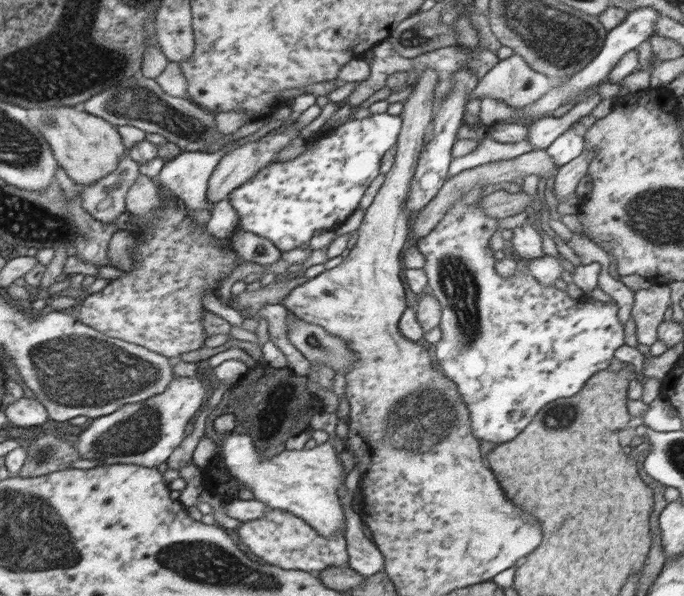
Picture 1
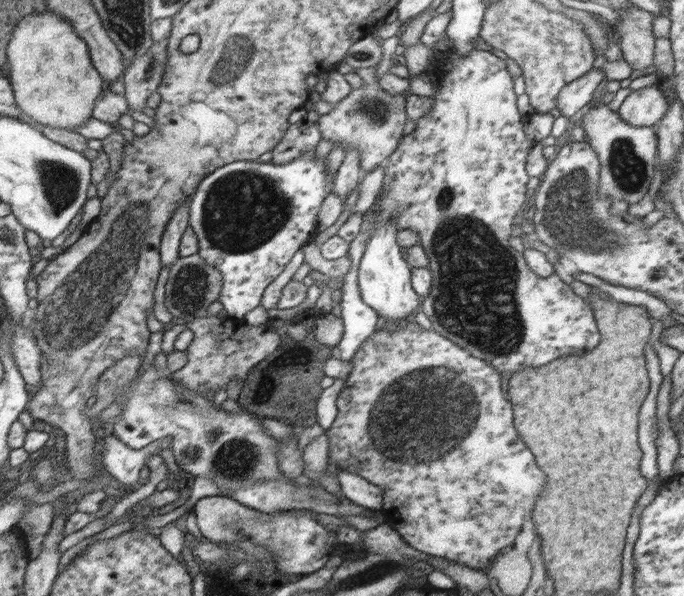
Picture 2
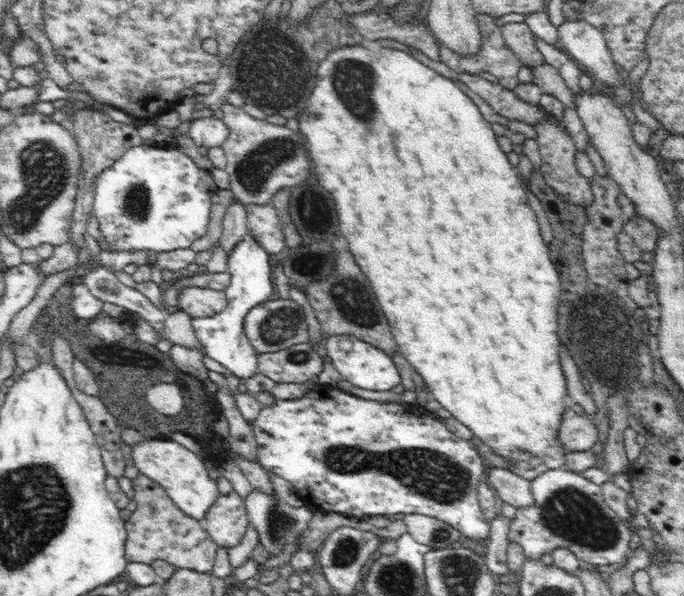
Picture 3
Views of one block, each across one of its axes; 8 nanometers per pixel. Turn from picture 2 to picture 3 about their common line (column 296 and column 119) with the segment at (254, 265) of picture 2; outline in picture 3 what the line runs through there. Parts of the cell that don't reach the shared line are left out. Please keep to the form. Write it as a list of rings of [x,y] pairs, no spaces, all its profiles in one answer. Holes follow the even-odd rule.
[[[138,145],[128,148],[124,154],[116,160],[116,162],[107,169],[104,169],[94,182],[94,202],[93,214],[99,222],[99,228],[104,237],[104,240],[111,246],[110,251],[118,252],[123,250],[154,250],[158,254],[164,254],[176,249],[191,248],[191,244],[202,238],[207,231],[208,223],[210,222],[210,206],[212,206],[212,197],[218,190],[218,186],[208,169],[202,169],[192,161],[188,155],[180,152],[177,147],[153,147],[150,145]]]

